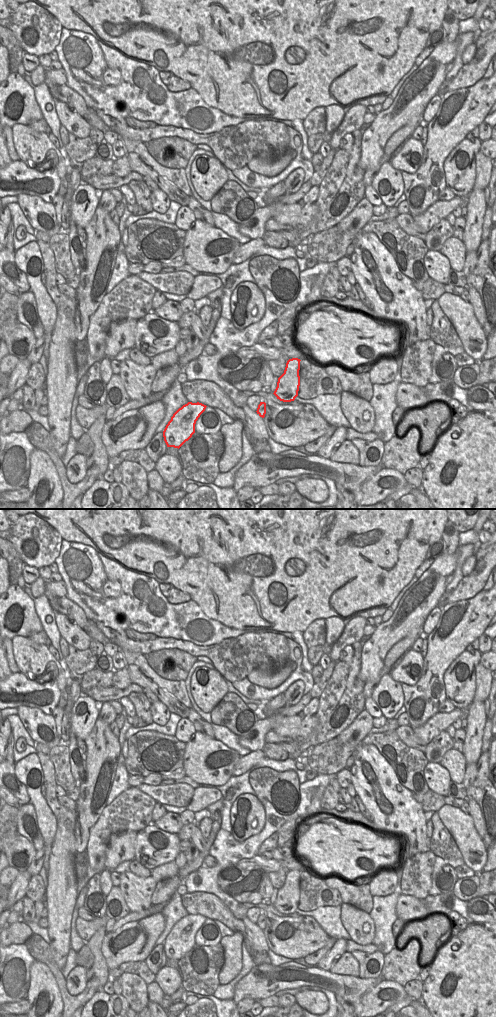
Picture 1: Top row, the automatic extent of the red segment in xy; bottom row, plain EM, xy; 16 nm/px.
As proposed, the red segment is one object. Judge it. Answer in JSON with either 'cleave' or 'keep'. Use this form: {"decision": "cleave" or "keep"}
{"decision": "keep"}

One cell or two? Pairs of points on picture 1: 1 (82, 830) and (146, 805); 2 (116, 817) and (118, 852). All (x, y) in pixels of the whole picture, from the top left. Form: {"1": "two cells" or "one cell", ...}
{"1": "two cells", "2": "two cells"}

